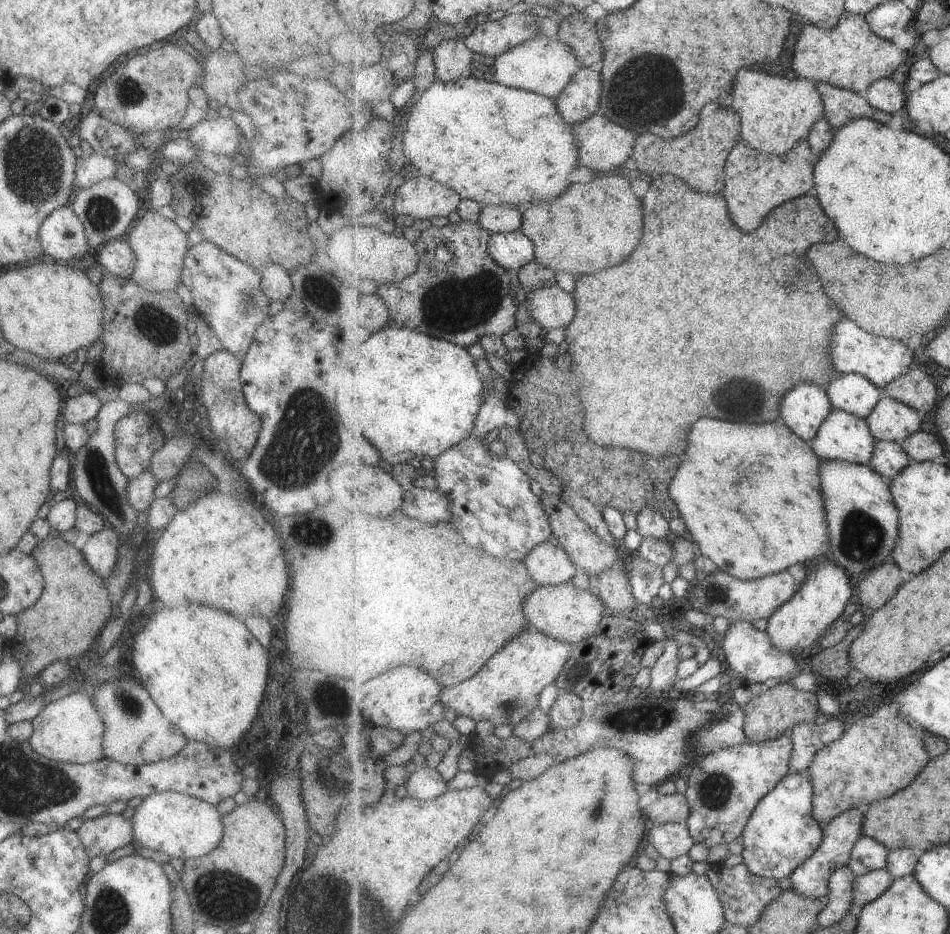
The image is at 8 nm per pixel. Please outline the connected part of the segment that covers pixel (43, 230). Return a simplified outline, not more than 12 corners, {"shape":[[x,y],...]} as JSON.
{"shape":[[69,206],[37,230],[45,259],[68,262],[91,252]]}

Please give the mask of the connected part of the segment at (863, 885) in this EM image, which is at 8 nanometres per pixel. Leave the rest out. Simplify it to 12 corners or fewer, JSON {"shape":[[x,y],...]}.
{"shape":[[886,868],[858,876],[855,912],[885,894],[895,876]]}

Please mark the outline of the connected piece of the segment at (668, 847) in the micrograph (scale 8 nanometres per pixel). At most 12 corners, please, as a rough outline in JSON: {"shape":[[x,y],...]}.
{"shape":[[686,823],[650,824],[647,842],[669,861],[696,843]]}

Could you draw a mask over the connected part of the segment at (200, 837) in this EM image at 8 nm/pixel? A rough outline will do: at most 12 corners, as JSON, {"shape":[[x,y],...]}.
{"shape":[[188,794],[143,797],[135,845],[181,859],[223,836],[215,806]]}

